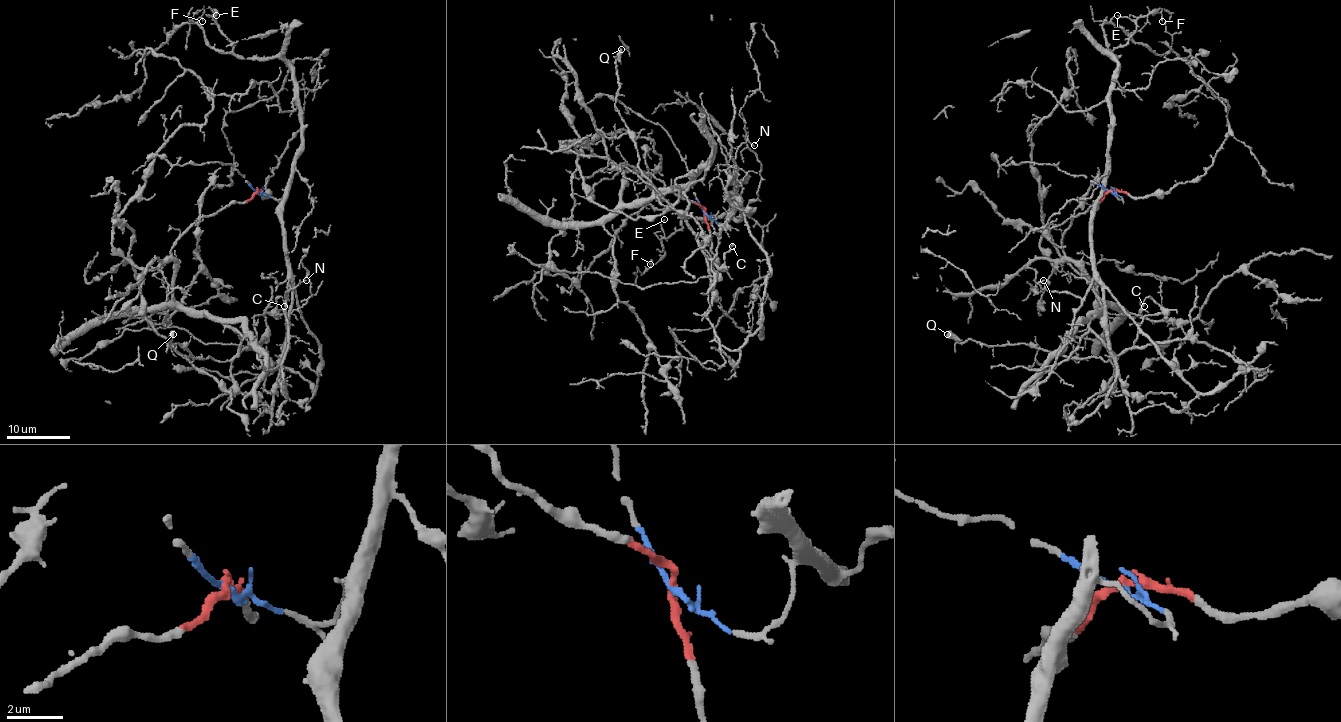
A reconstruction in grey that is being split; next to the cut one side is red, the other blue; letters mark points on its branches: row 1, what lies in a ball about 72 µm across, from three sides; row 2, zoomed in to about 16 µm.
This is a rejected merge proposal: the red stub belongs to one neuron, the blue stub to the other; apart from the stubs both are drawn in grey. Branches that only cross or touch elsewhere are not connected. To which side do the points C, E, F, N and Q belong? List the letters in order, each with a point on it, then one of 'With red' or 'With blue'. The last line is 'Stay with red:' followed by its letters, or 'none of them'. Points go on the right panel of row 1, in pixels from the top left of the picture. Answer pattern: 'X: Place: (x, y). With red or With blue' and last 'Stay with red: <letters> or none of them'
C: Place: (1144, 306). With red
E: Place: (1117, 15). With blue
F: Place: (1162, 21). With blue
N: Place: (1043, 280). With blue
Q: Place: (947, 334). With red
Stay with red: C, Q

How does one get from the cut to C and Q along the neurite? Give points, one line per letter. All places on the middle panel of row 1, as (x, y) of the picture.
C: (705, 213), (647, 173), (619, 166), (623, 203), (679, 190), (689, 203), (687, 227), (719, 267), (732, 246)
Q: (705, 213), (630, 165), (623, 203), (679, 190), (689, 205), (663, 205), (638, 165), (615, 106), (622, 48)

